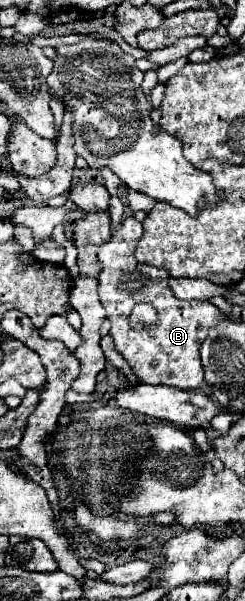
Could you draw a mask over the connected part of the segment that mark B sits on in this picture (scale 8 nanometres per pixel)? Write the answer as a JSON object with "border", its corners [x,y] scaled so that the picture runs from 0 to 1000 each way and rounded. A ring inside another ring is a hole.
{"border":[[[527,358],[494,364],[445,401],[404,414],[404,434],[420,441],[404,454],[404,498],[453,534],[445,557],[576,637],[812,647],[829,637],[829,607],[812,597],[820,567],[845,561],[853,544],[918,527],[853,501],[731,501],[682,474],[682,451],[567,438],[543,421],[576,388],[576,371],[551,358]],[[559,504],[616,504],[641,517],[641,534],[616,541],[535,541],[527,524]]]}

